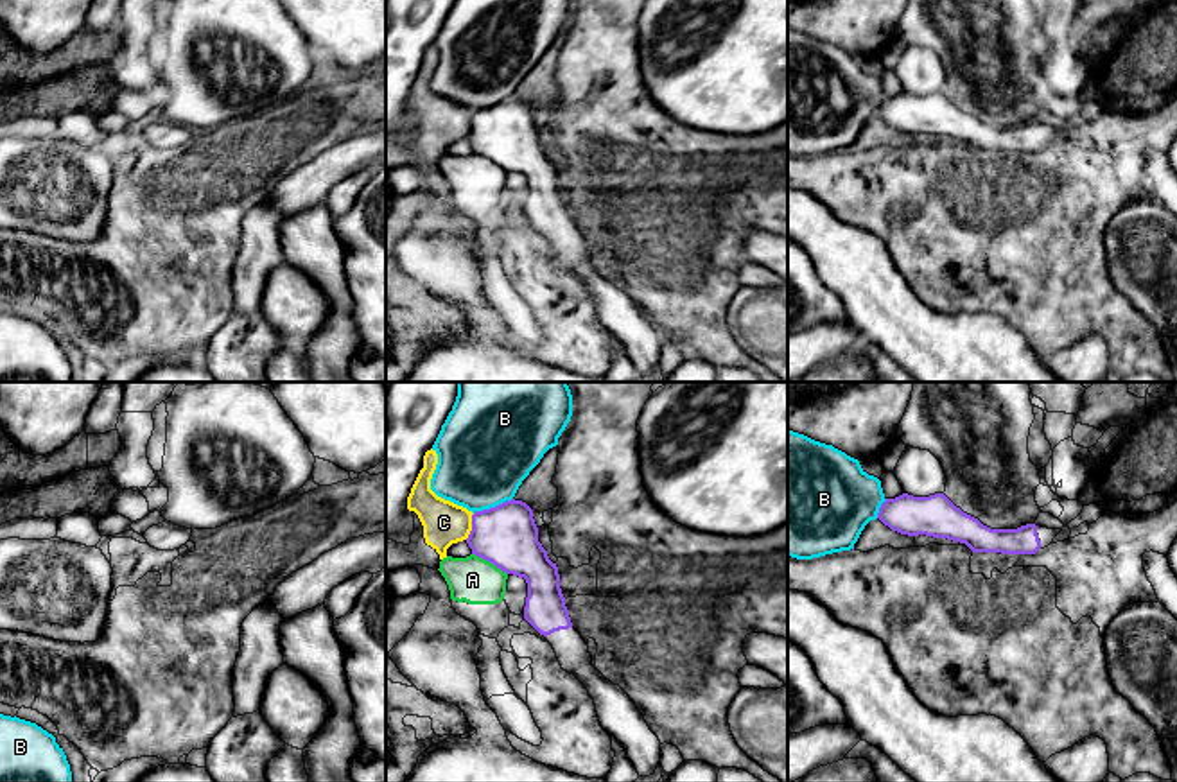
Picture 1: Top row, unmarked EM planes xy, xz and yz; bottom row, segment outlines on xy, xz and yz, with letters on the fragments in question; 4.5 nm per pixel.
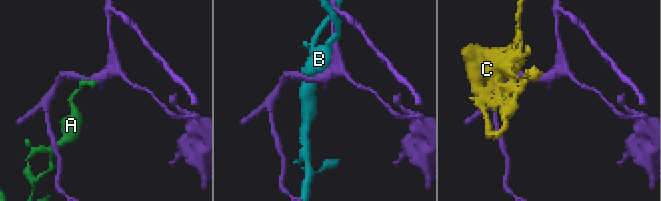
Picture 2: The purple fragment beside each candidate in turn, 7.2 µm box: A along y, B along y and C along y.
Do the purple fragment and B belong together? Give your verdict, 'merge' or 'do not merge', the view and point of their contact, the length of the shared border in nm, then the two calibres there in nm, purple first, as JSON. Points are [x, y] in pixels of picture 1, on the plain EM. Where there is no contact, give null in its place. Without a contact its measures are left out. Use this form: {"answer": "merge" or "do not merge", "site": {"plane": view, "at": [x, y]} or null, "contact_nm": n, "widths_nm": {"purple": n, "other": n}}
{"answer": "do not merge", "site": {"plane": "xz", "at": [492, 106]}, "contact_nm": 190, "widths_nm": {"purple": 280, "other": 420}}

